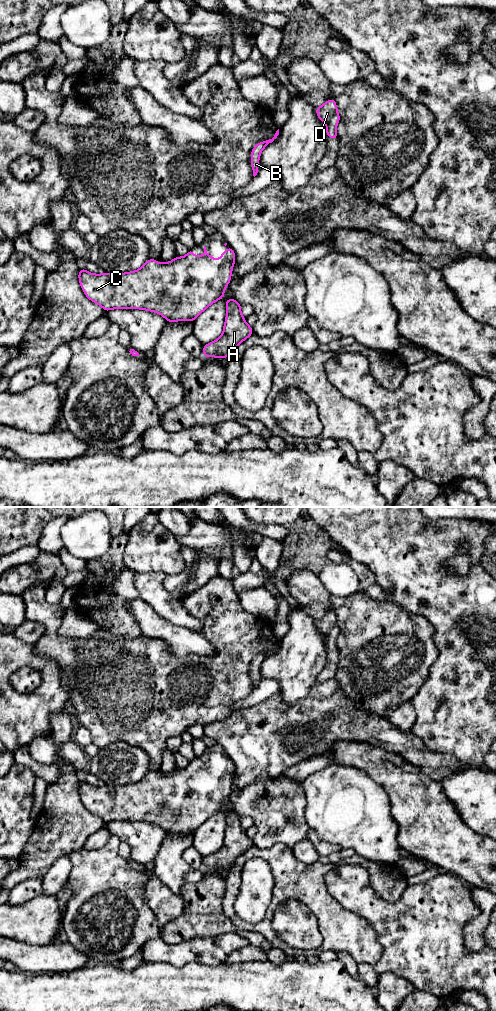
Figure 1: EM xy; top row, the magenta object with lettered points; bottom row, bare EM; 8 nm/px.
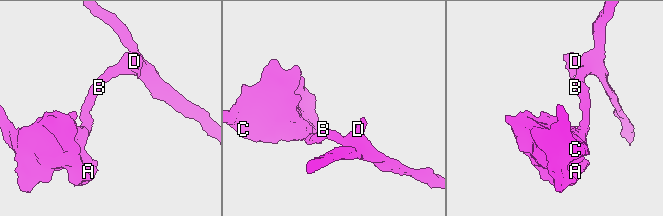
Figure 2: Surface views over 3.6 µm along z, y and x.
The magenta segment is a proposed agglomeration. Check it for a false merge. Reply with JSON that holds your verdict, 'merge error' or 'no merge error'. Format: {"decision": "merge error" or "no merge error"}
{"decision": "no merge error"}

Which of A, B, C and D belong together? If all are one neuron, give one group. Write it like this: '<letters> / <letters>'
A B C D

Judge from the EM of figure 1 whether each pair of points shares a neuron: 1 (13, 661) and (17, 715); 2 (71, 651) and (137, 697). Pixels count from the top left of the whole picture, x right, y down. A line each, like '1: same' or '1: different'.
1: same
2: same

